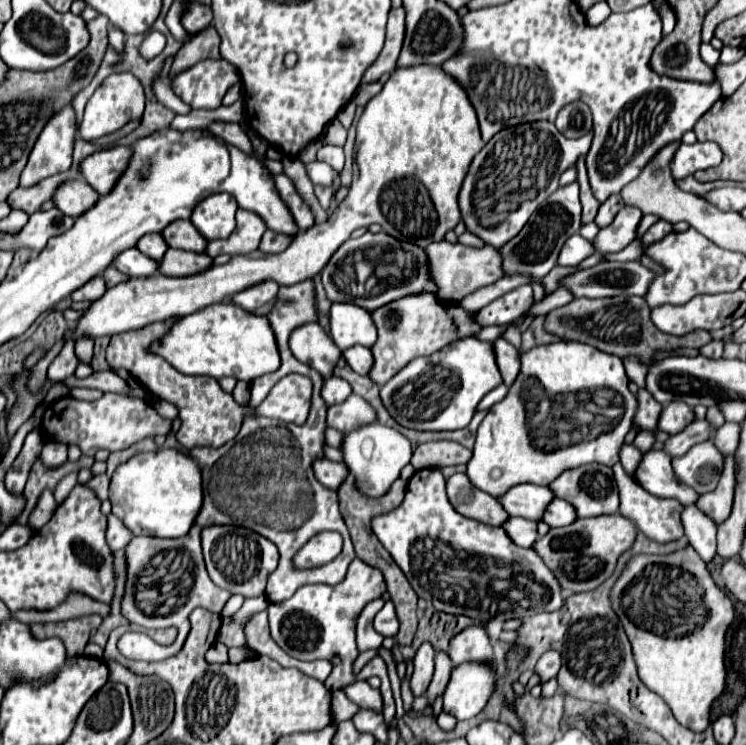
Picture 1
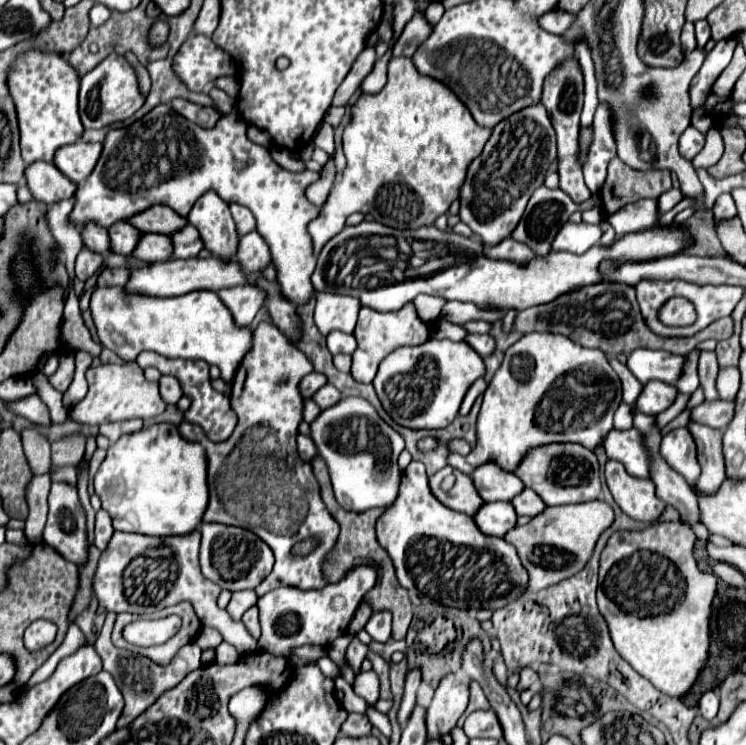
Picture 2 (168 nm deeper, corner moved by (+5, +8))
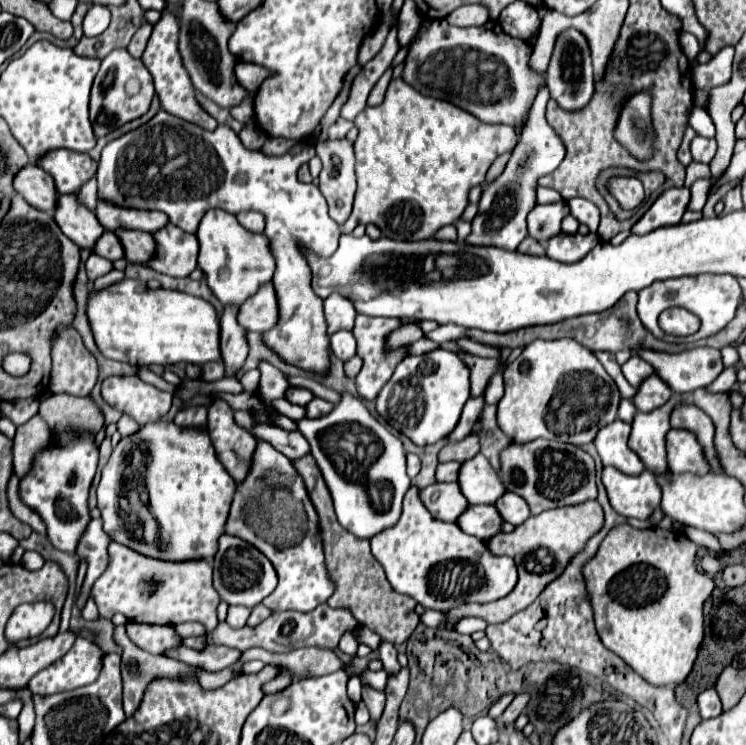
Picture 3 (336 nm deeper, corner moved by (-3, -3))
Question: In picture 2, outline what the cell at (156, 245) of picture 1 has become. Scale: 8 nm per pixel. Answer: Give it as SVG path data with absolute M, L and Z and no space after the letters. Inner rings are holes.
M120 221L118 225L114 225L114 229L108 229L108 231L114 241L114 253L118 255L132 255L136 245L142 239L142 231L126 221Z

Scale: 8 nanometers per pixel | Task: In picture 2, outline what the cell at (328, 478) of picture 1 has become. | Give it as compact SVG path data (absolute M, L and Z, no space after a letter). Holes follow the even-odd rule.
M298 435L298 455L300 455L302 461L306 461L306 463L310 463L310 461L318 455L318 449L316 449L314 441L310 441L310 437Z

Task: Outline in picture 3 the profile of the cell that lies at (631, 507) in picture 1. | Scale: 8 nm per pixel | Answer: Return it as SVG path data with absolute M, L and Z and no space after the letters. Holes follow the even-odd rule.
M604 466L602 484L606 488L610 506L622 514L638 520L648 516L660 506L660 488L650 470L642 470L636 476L624 474L614 466Z

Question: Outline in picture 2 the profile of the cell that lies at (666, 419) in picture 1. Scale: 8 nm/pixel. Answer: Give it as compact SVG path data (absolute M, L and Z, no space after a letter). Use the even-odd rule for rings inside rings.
M650 381L650 385L644 385L634 407L636 407L636 411L654 417L654 415L666 411L676 401L676 395L678 395L676 387L662 385L660 381Z

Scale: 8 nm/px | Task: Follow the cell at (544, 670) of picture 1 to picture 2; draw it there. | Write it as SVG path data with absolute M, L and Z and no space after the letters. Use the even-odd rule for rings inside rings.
M522 667L522 671L520 671L520 687L522 689L528 689L528 687L532 687L534 683L538 683L538 671L536 669L532 669L532 667Z

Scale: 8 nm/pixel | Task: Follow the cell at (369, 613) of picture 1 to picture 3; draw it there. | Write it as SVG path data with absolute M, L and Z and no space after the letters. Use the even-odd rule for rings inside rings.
M364 686L362 688L362 700L370 710L370 720L374 724L378 724L378 720L382 716L382 710L384 710L384 692L378 692L378 690L372 690L372 688Z

